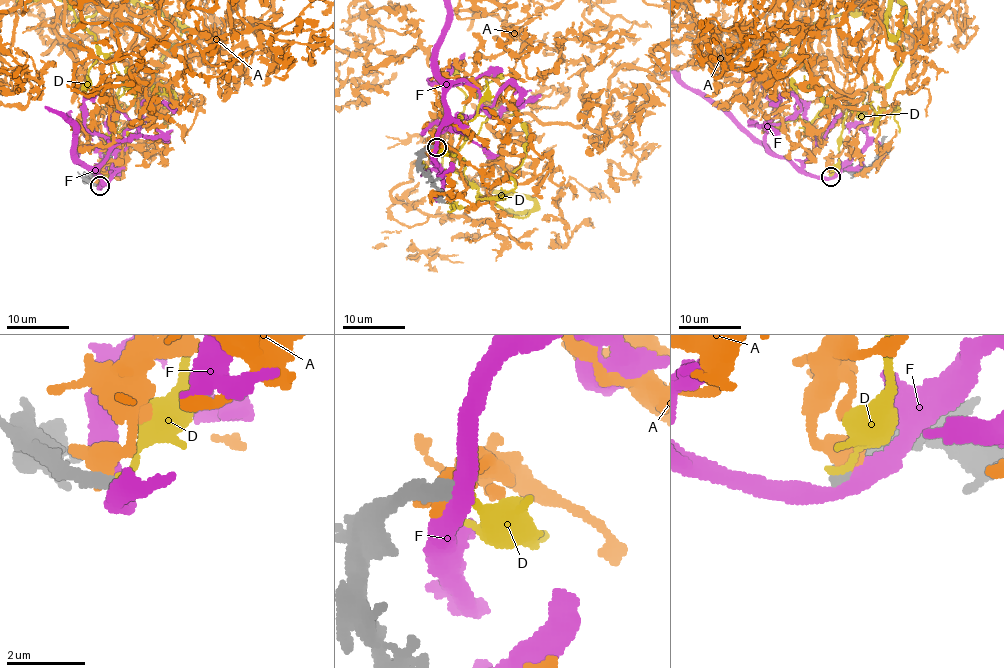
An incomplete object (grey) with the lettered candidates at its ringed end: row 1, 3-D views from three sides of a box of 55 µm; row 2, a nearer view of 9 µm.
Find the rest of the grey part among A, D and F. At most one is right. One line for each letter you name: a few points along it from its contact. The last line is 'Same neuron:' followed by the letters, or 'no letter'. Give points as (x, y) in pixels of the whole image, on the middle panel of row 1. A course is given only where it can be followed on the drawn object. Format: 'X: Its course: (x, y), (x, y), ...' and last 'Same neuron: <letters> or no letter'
Same neuron: no letter

